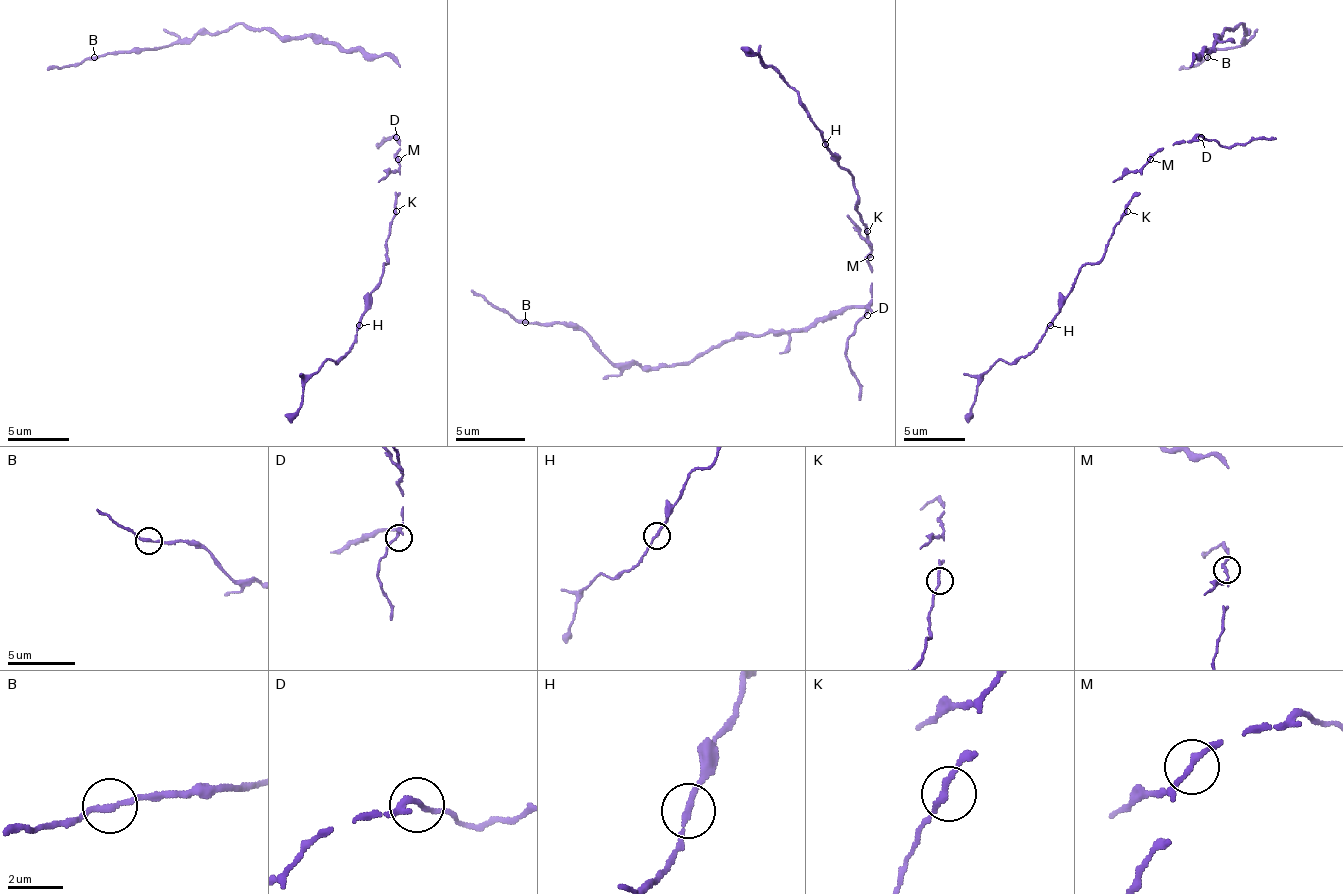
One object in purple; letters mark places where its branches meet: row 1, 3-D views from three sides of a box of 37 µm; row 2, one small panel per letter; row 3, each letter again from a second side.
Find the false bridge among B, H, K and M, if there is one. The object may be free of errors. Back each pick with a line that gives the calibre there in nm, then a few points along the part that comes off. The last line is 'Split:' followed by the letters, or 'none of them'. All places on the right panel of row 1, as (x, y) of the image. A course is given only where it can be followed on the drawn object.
M: 200 nm | (1149, 159), (1164, 146), (1192, 143), (1204, 137), (1226, 146), (1275, 137)
Split: M

